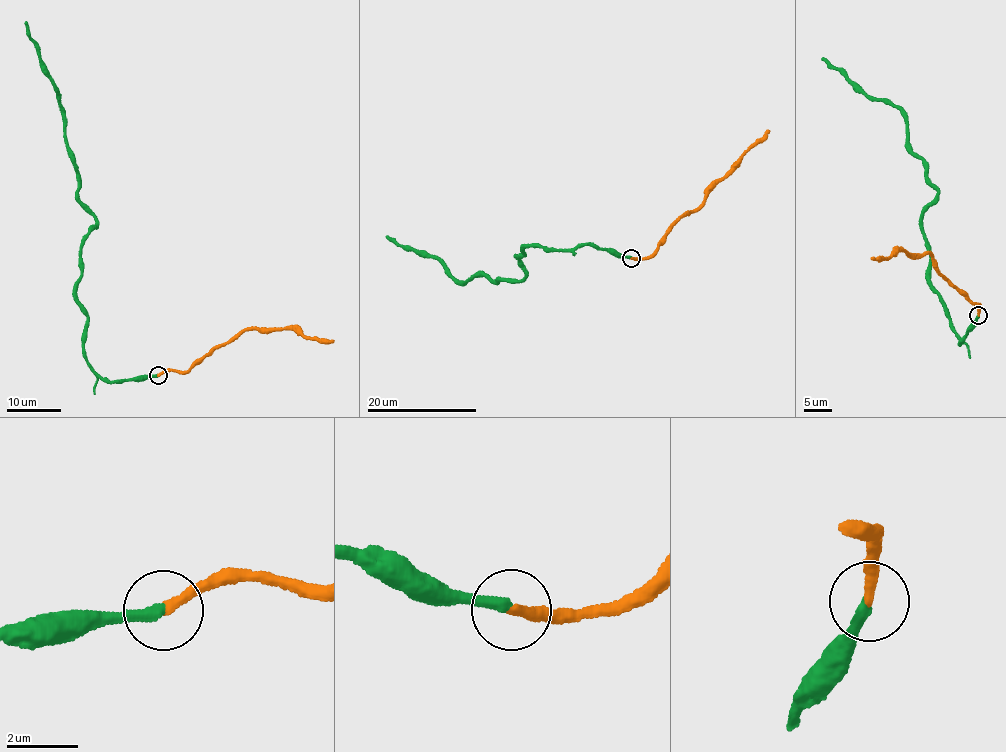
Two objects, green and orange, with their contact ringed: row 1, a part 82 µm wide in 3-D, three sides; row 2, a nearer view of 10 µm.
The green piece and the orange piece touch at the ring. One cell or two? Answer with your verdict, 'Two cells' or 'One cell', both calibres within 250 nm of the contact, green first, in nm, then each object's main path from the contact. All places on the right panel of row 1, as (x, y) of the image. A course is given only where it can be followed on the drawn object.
One cell. Thickness 320 nm (green) against 300 nm. Course of green: (978, 315), (958, 344), (929, 277), (922, 220), (936, 194), (925, 162), (911, 152), (907, 114), (821, 59). Course of orange: (978, 315), (980, 304), (968, 301), (951, 286), (927, 252), (916, 254), (901, 249), (887, 258), (872, 258)

